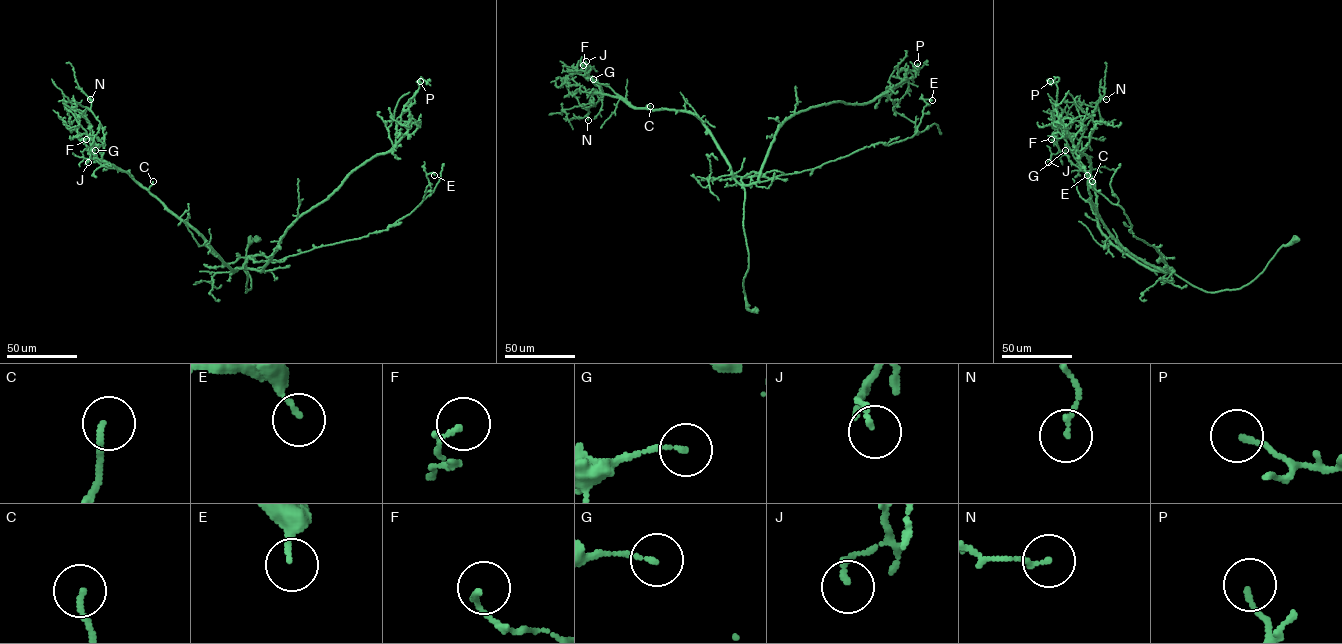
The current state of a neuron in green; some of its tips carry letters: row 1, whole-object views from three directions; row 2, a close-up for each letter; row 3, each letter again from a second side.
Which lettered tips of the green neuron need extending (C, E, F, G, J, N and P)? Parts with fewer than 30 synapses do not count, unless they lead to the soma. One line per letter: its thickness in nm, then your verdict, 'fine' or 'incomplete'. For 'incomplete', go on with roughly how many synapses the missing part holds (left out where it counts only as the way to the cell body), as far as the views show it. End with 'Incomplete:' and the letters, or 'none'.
C: 150 nm | fine
E: 130 nm | fine
F: 120 nm | fine
G: 130 nm | fine
J: 160 nm | fine
N: 130 nm | fine
P: 160 nm | fine
Incomplete: none

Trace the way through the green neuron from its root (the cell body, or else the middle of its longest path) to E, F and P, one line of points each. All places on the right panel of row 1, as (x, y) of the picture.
E: (1171, 269), (1162, 255), (1157, 261), (1161, 256), (1154, 247), (1129, 230), (1124, 210), (1098, 192), (1087, 175)
F: (1171, 269), (1154, 270), (1141, 264), (1120, 251), (1103, 234), (1096, 220), (1095, 183), (1051, 139)
P: (1171, 269), (1130, 254), (1100, 218), (1088, 189), (1090, 161), (1060, 120), (1057, 86), (1050, 81)

